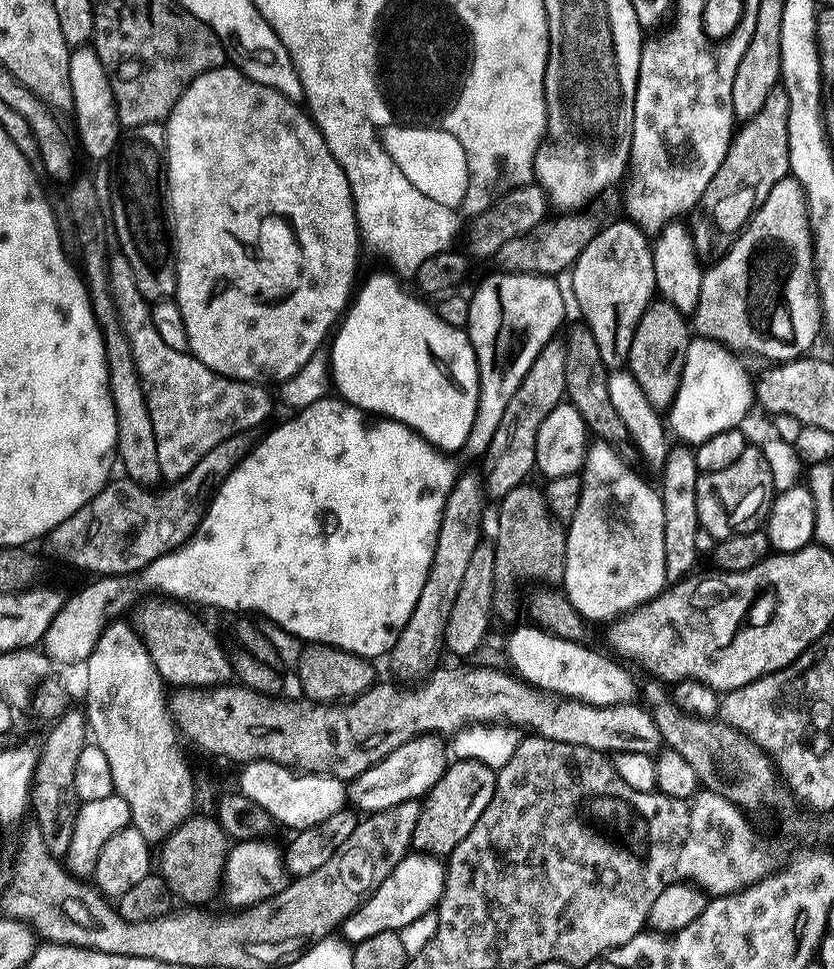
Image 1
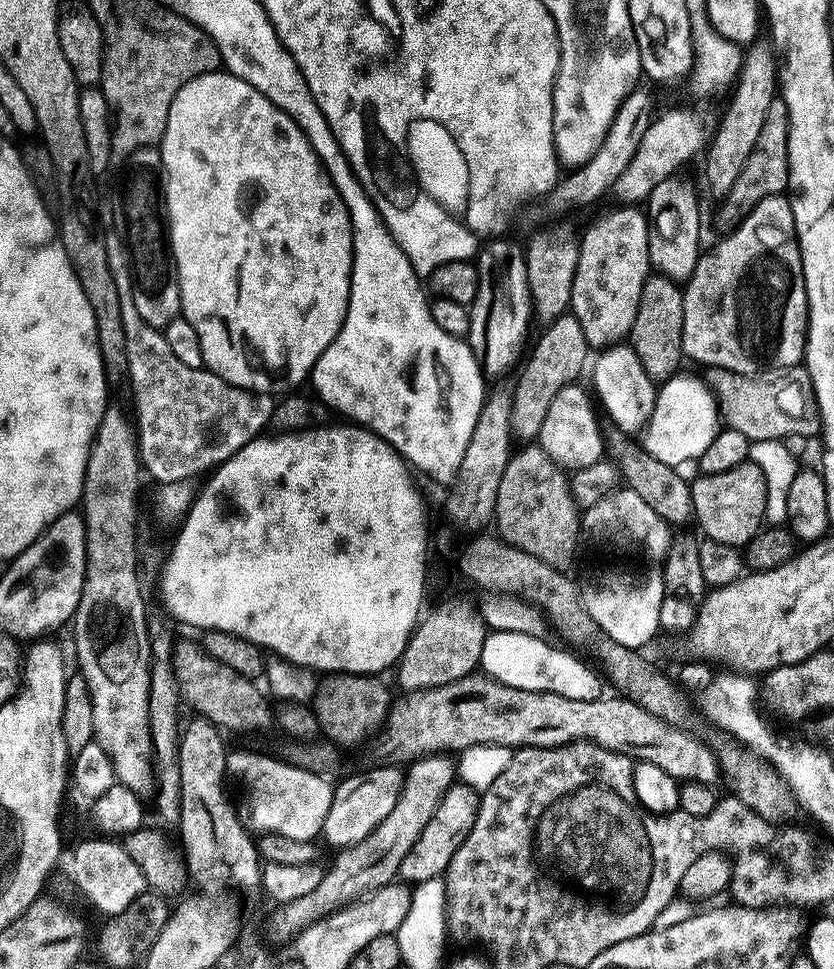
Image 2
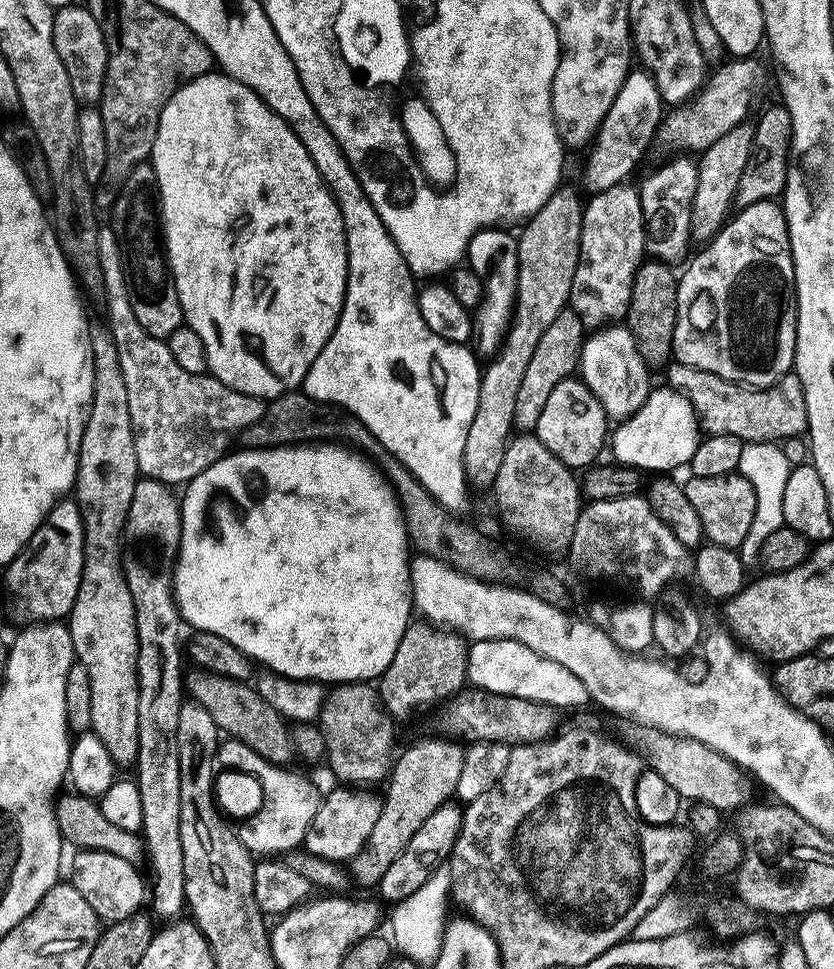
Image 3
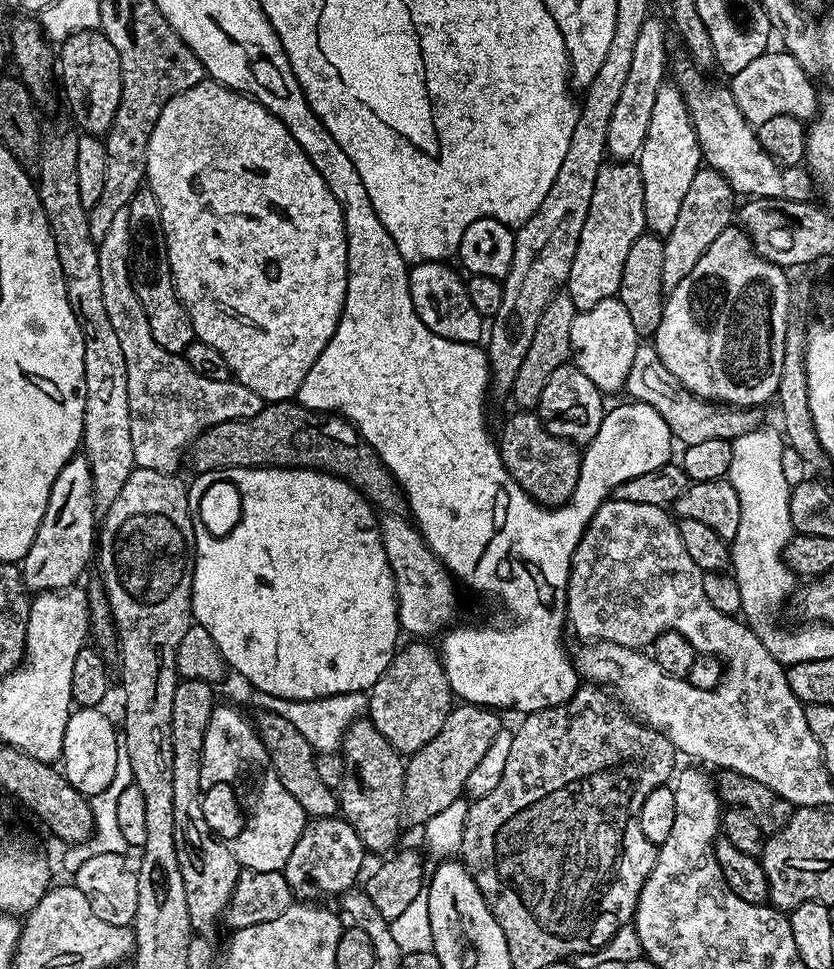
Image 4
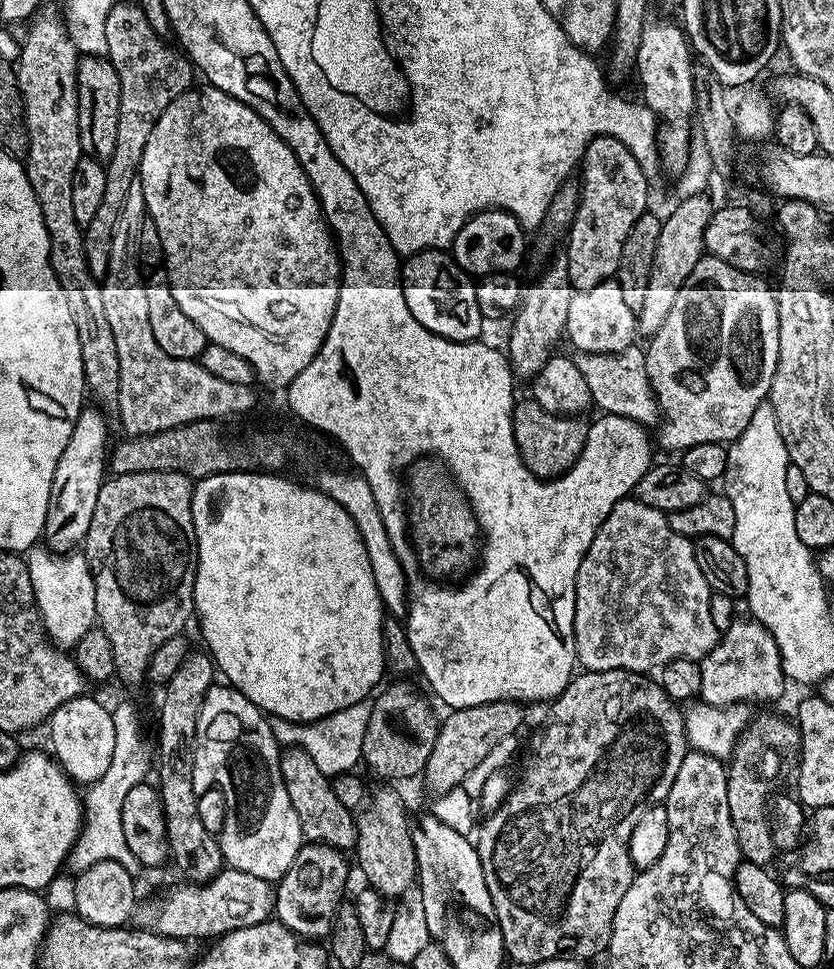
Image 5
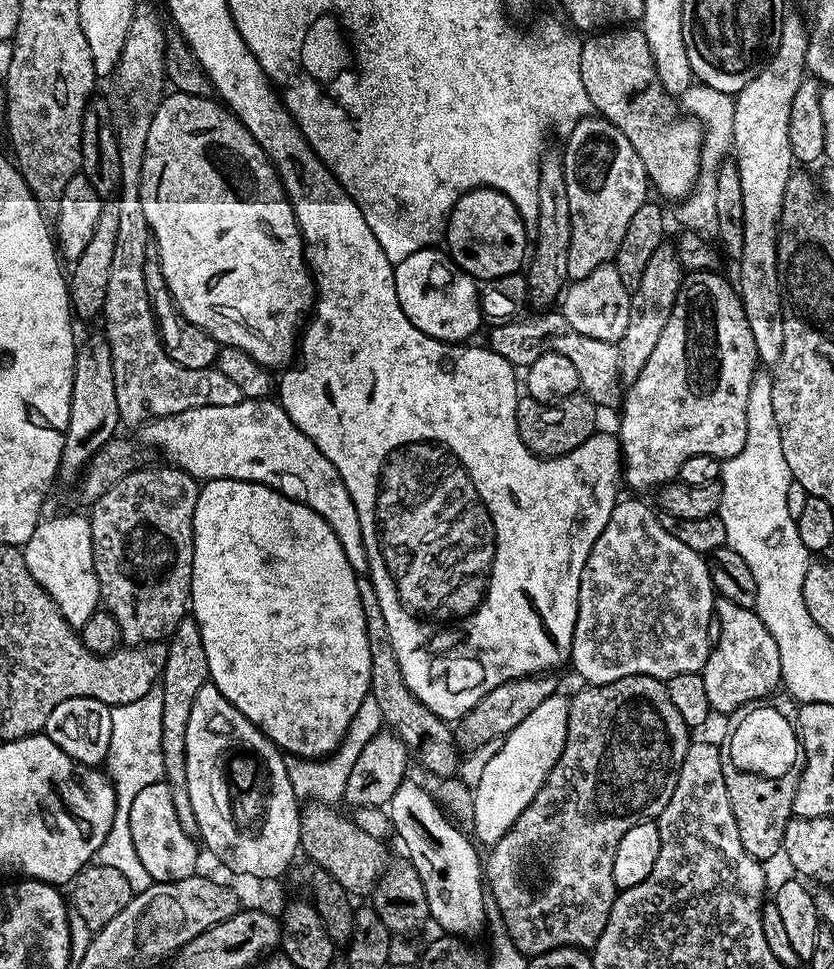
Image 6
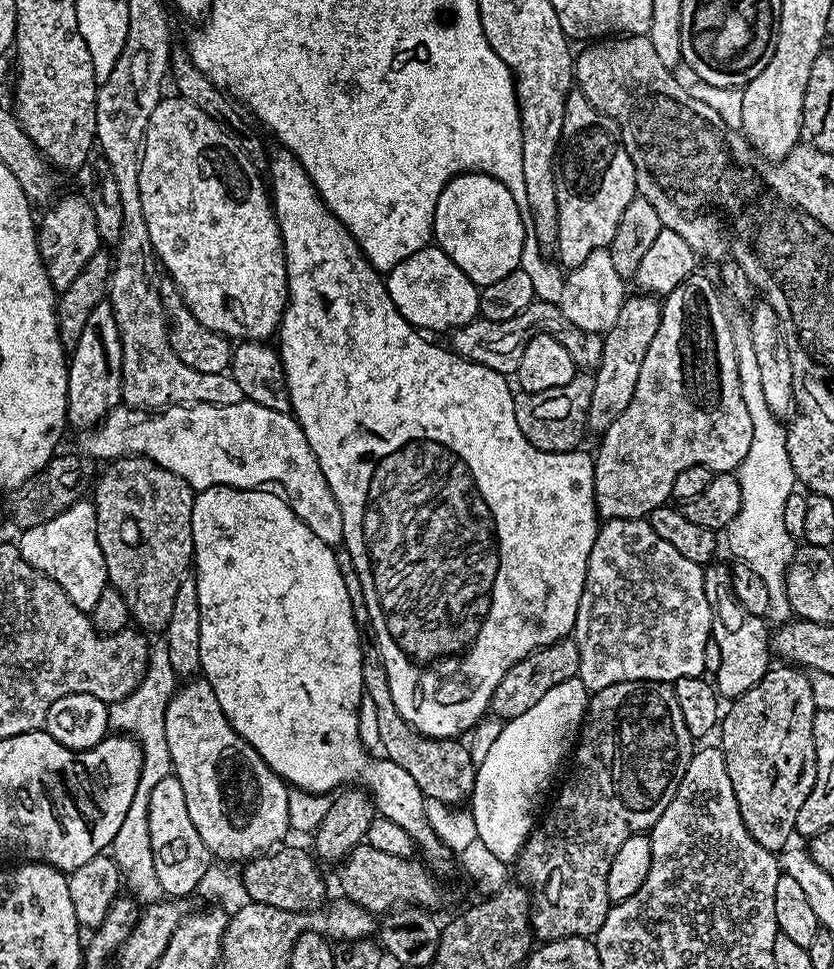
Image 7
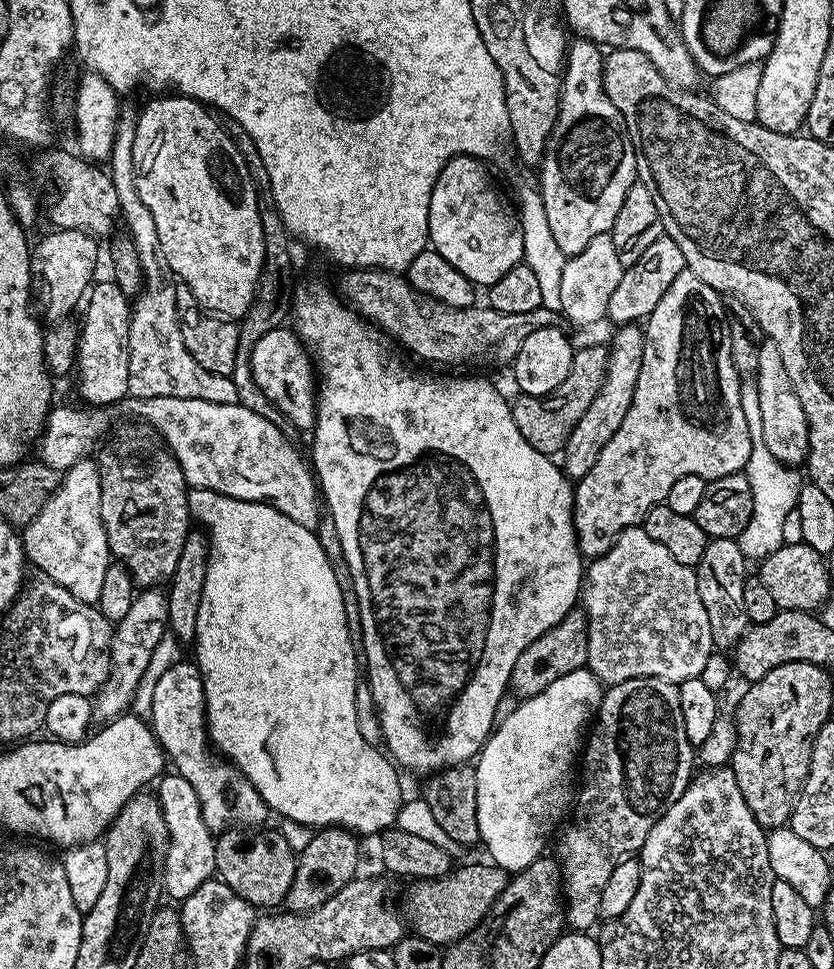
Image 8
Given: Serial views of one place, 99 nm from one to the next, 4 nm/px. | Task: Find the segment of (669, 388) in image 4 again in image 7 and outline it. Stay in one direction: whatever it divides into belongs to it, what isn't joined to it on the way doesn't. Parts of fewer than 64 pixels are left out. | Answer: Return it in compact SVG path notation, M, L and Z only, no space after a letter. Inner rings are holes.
M536 300L526 310L522 310L522 314L509 320L472 320L451 333L450 347L462 358L473 360L482 366L490 366L490 370L495 372L512 374L522 358L522 350L538 332L550 334L558 342L562 342L562 346L566 346L566 354L574 358L577 369L595 370L600 367L601 333L574 326L574 322L570 322L570 318L562 314L559 304L551 304L545 300Z

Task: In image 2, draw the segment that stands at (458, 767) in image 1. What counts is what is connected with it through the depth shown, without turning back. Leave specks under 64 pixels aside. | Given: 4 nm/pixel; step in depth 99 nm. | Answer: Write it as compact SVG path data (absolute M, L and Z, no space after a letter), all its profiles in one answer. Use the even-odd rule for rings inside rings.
M453 782L444 792L444 797L438 802L430 822L426 822L422 834L418 834L418 842L414 842L414 846L410 846L410 854L406 854L406 858L402 858L400 876L404 878L413 876L416 882L432 882L443 877L444 873L448 871L458 846L462 846L462 842L468 837L474 826L474 818L480 809L480 797L481 793L471 785Z

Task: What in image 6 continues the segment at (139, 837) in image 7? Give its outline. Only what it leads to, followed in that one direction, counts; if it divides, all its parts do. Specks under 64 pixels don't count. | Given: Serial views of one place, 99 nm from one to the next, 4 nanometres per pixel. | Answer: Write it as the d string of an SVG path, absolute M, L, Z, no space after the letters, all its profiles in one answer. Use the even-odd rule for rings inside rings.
M157 684L146 695L135 702L113 705L111 707L110 748L104 763L104 770L110 783L114 785L116 808L110 830L95 854L98 865L119 870L129 882L133 895L148 890L153 884L146 866L135 853L130 833L130 807L136 794L145 786L159 783L164 777L165 759L162 757L162 690Z

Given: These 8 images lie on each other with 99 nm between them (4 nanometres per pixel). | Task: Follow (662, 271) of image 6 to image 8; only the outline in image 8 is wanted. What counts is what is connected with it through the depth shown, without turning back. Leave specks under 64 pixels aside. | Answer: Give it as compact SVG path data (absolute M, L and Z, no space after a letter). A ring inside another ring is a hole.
M639 323L622 324L615 329L612 344L608 348L608 365L606 378L602 378L602 386L598 394L594 394L594 402L578 418L578 426L570 434L570 438L562 449L562 467L573 481L580 481L598 462L598 454L606 447L606 442L614 438L618 426L622 426L622 418L626 418L626 410L634 402L634 386L638 386L638 370L642 370L642 354L644 353L644 330Z

